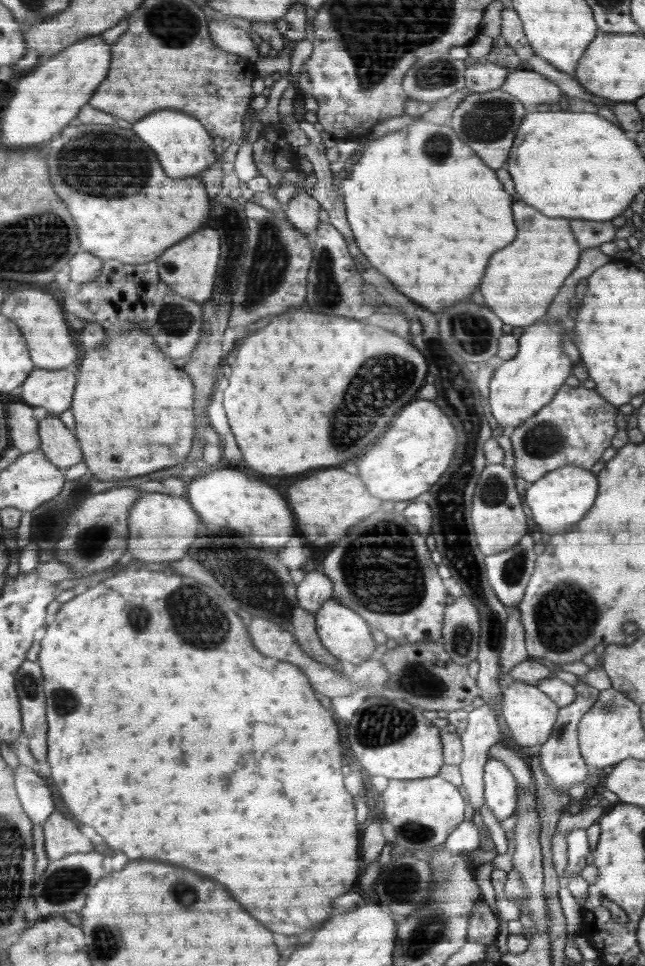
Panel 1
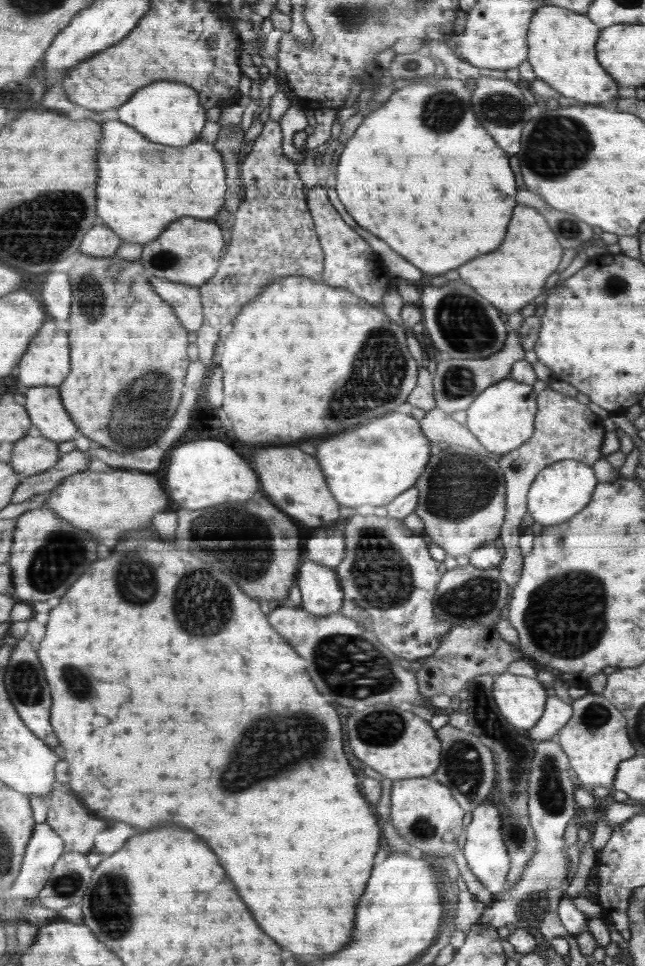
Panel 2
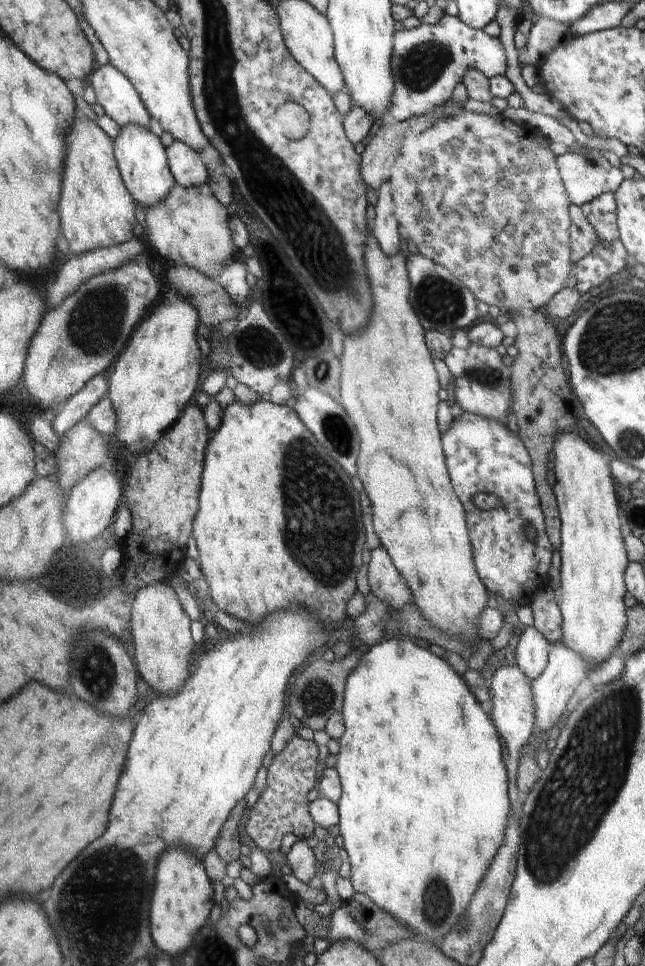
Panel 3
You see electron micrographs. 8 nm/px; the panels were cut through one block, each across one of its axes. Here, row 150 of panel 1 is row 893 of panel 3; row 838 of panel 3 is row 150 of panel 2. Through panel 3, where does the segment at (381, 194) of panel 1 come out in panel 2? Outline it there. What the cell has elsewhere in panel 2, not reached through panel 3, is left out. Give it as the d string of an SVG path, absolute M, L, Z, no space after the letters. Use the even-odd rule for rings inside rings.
M441 71L438 80L420 80L420 82L412 82L412 84L402 83L400 88L392 93L389 99L373 113L364 113L362 123L356 129L354 135L350 137L348 143L339 150L336 156L333 170L336 170L336 187L338 198L344 205L346 212L354 218L358 226L362 226L364 230L372 232L374 236L378 236L380 240L384 240L394 252L398 252L400 256L404 256L408 262L412 262L416 268L420 268L426 274L444 274L448 270L454 270L462 264L466 264L468 260L488 254L490 250L496 250L506 234L508 222L512 218L512 210L516 206L516 182L514 182L514 172L510 168L508 162L508 154L505 150L498 146L488 134L490 132L480 124L476 118L473 104L470 104L470 92L466 90L466 86L462 82L453 79L450 75Z

